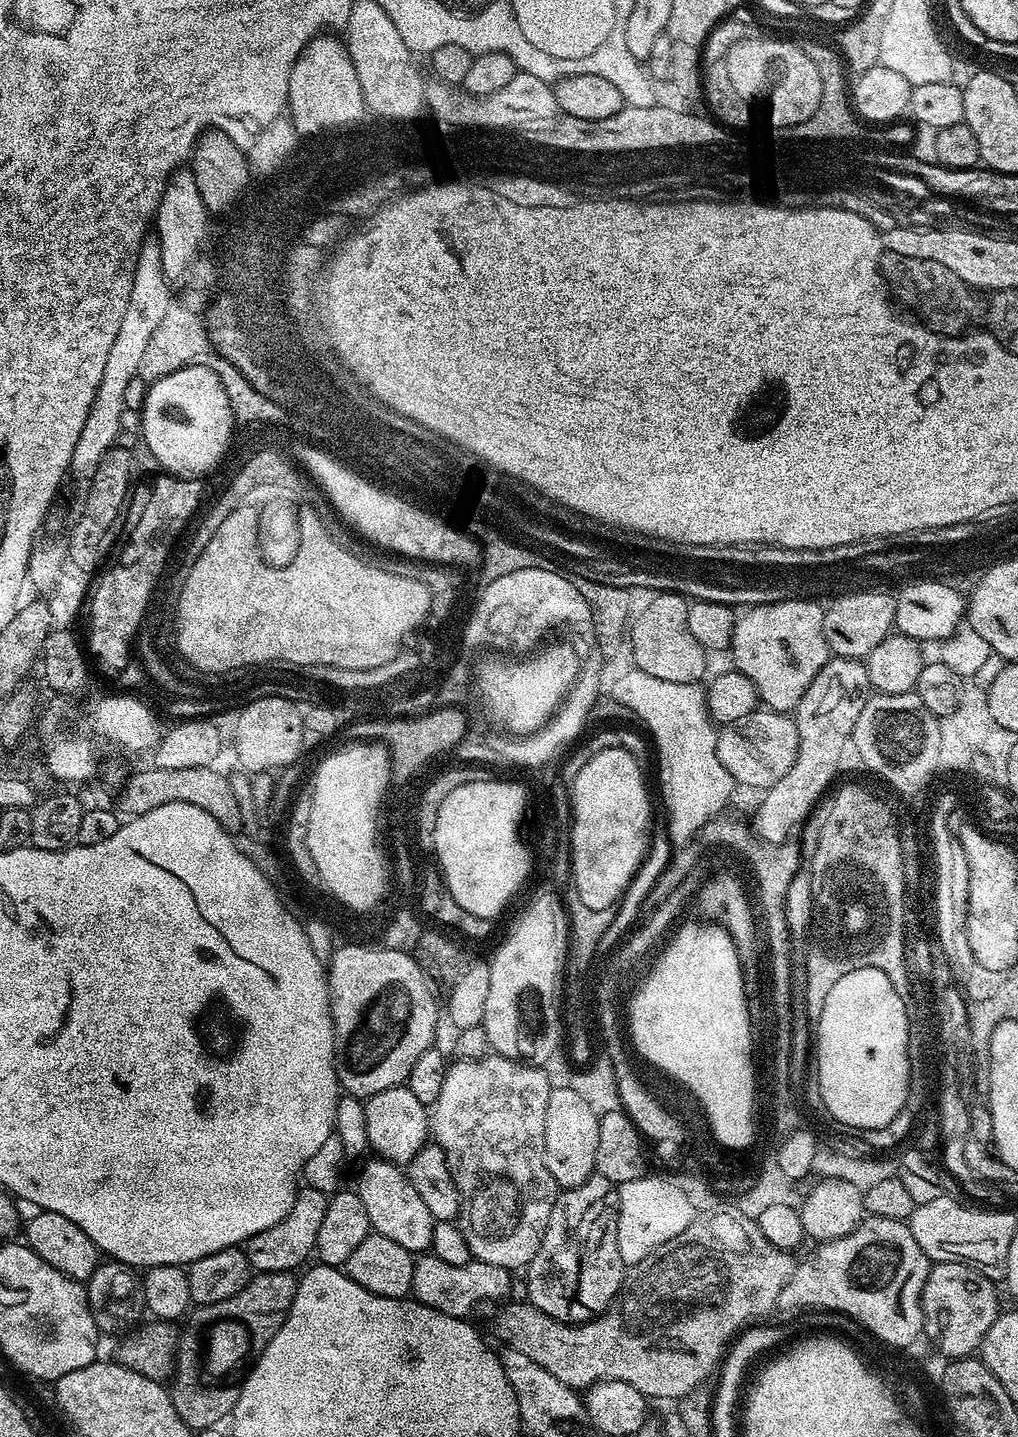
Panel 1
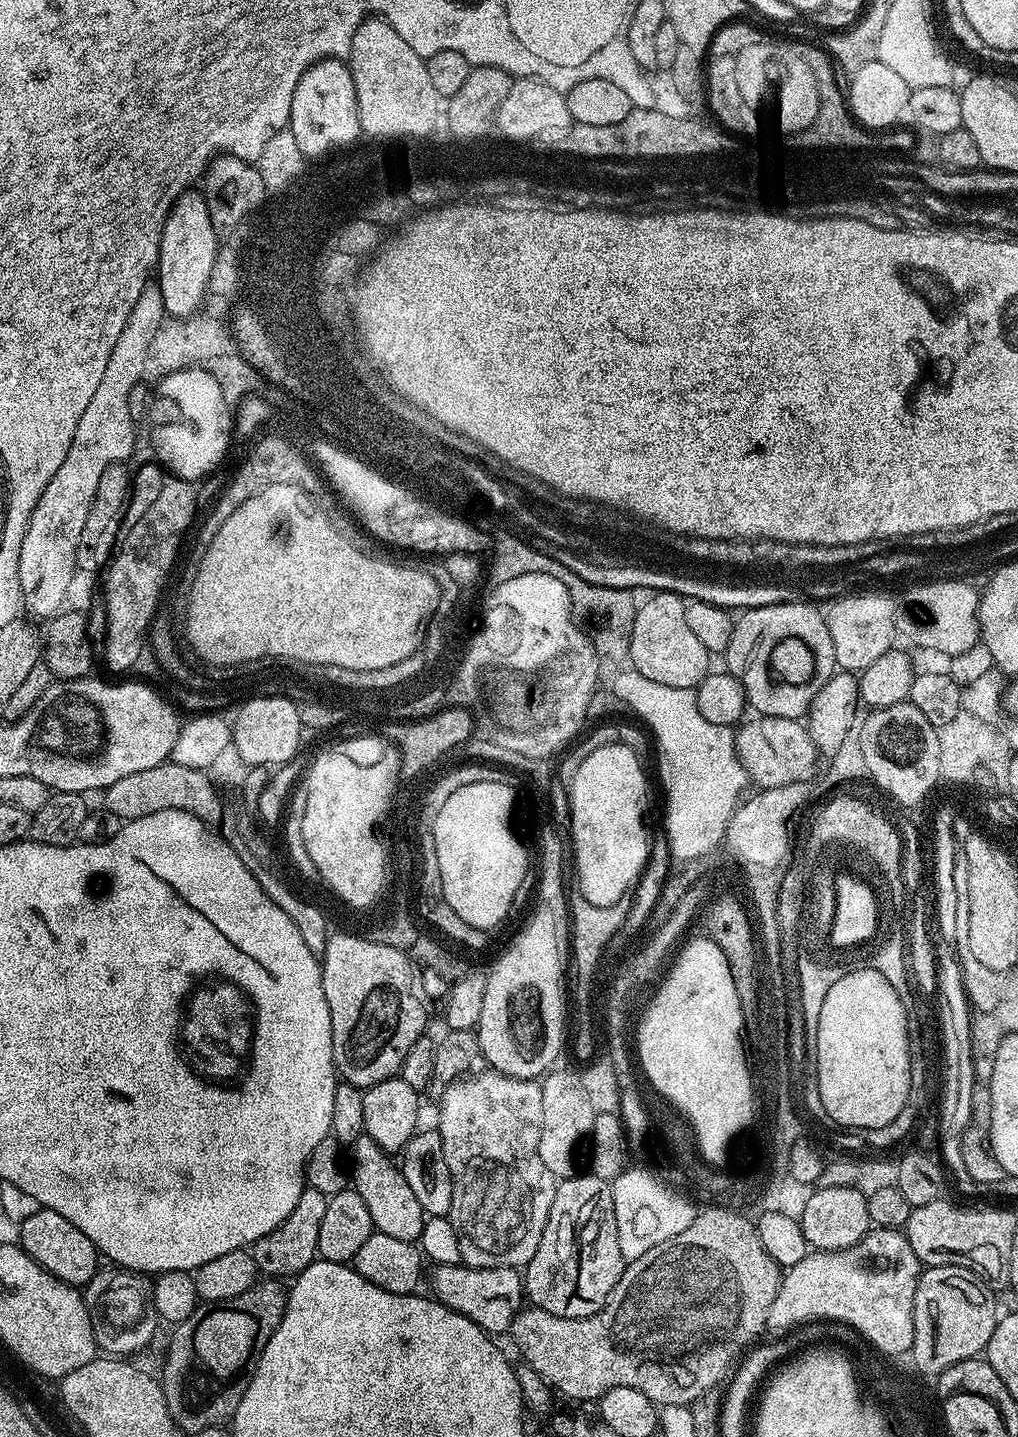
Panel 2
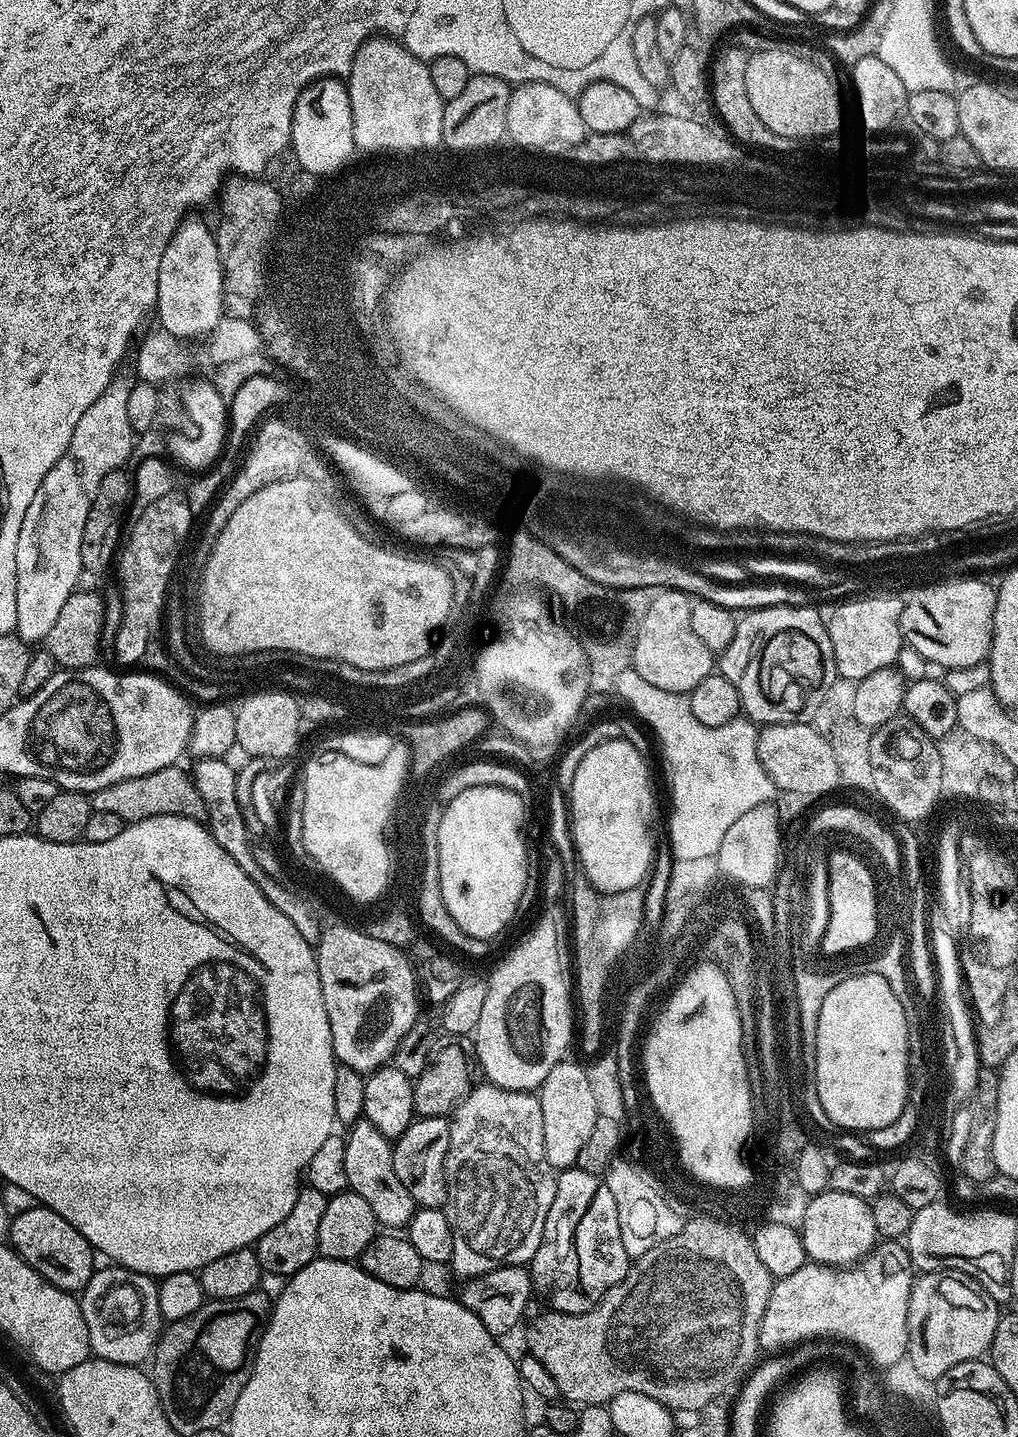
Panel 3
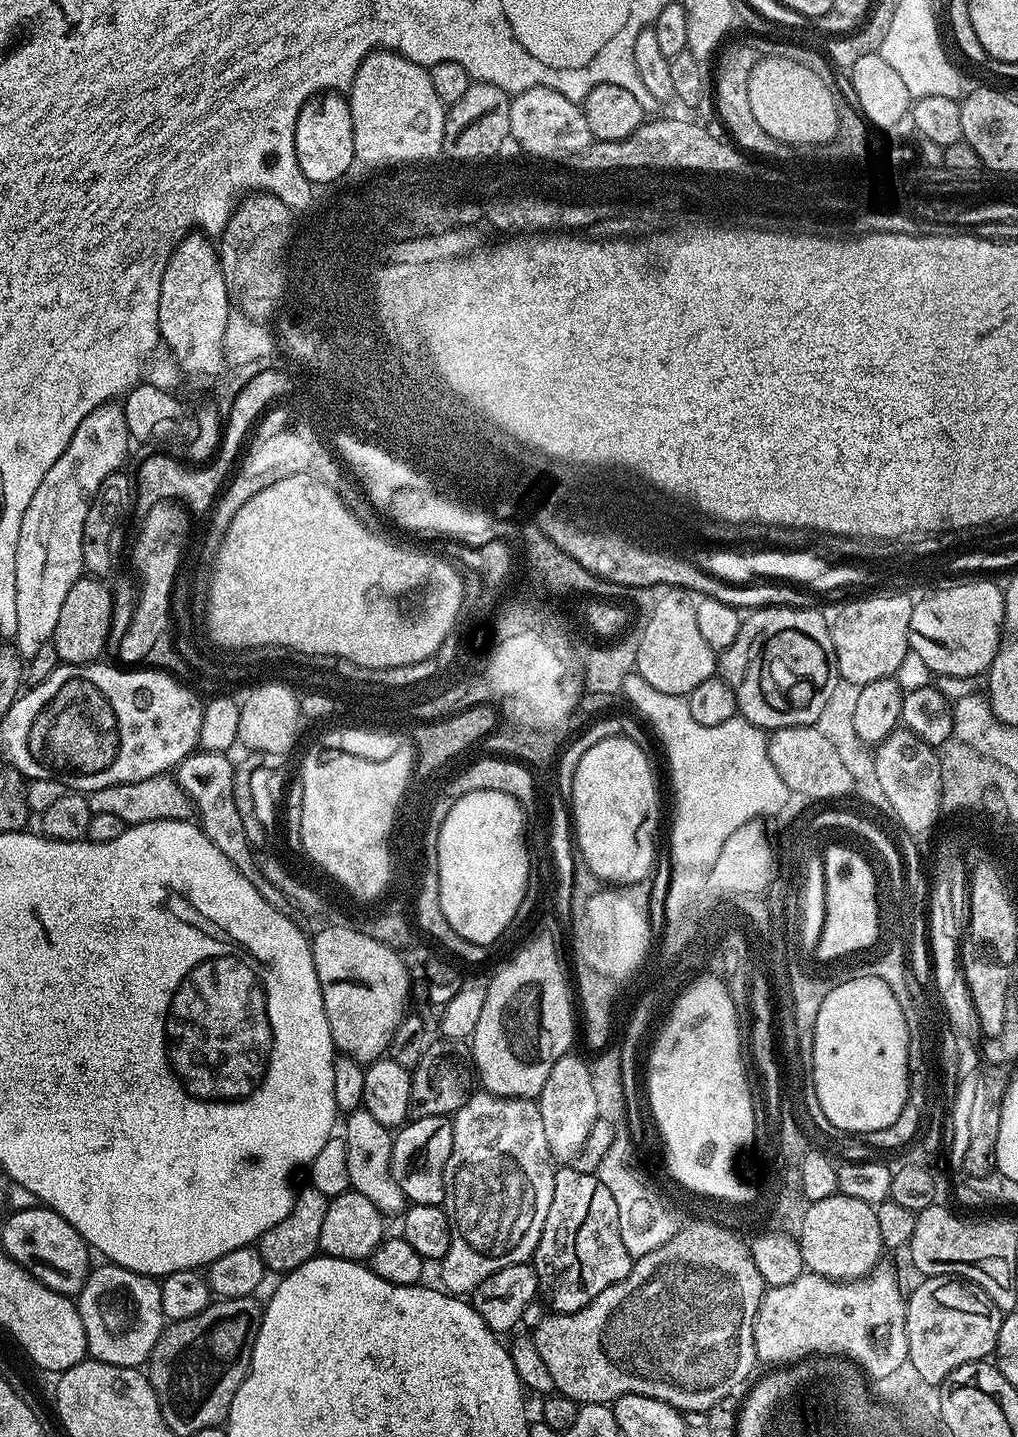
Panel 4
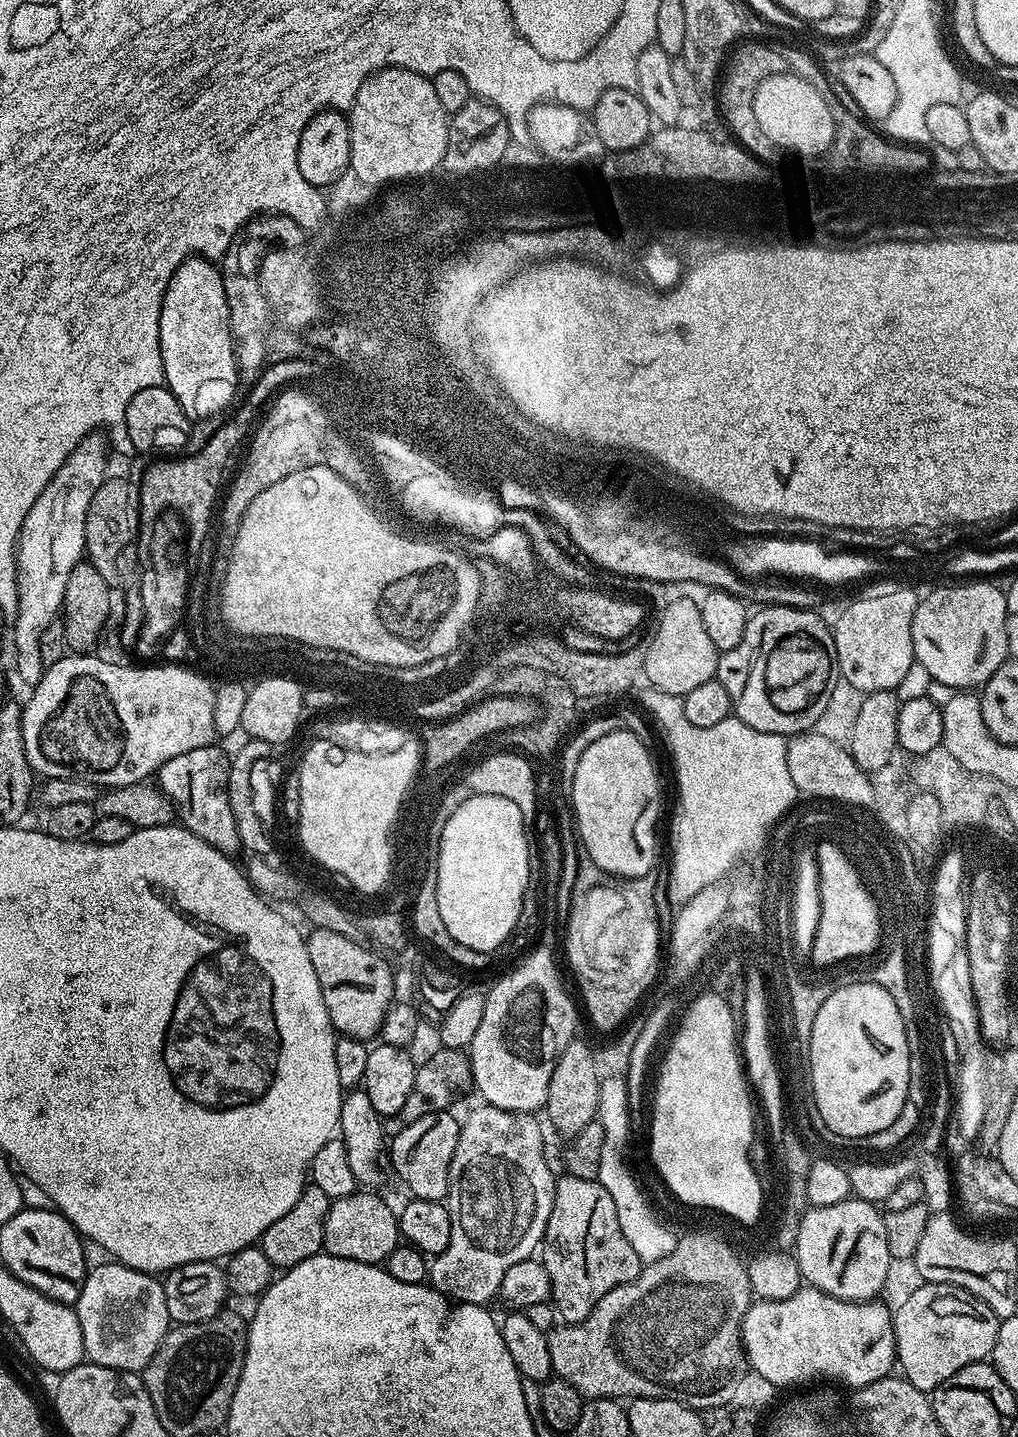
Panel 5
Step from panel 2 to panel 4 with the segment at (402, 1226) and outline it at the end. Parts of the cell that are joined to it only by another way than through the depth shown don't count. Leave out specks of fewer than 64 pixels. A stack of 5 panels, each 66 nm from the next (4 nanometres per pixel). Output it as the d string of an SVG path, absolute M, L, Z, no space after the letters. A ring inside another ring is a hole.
M363 1106L347 1113L342 1129L342 1135L346 1142L346 1167L350 1169L351 1191L370 1198L374 1206L385 1214L403 1213L406 1201L402 1194L402 1186L394 1182L392 1177L392 1137L393 1133L374 1114L370 1114Z

